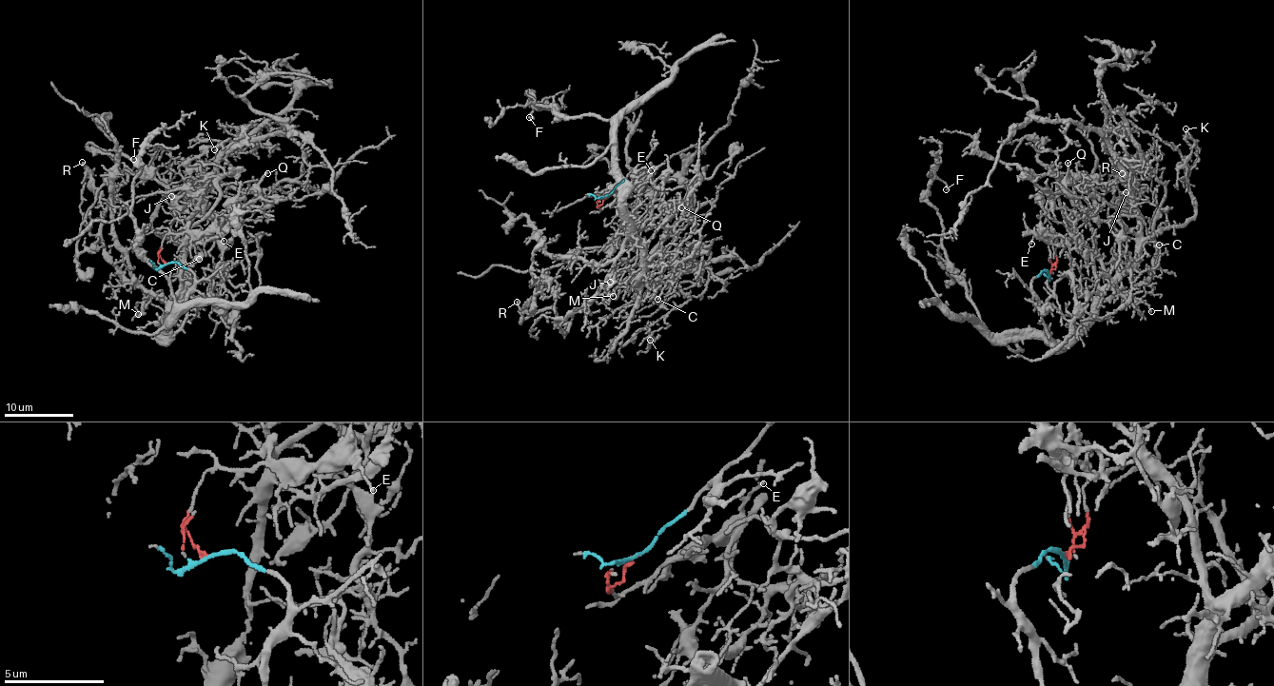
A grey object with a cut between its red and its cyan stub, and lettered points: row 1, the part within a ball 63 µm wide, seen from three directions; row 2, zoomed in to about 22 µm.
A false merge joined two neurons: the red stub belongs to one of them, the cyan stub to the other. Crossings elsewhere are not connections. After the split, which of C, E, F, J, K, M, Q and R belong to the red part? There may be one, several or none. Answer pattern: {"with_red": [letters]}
{"with_red": ["E", "Q", "R"]}

